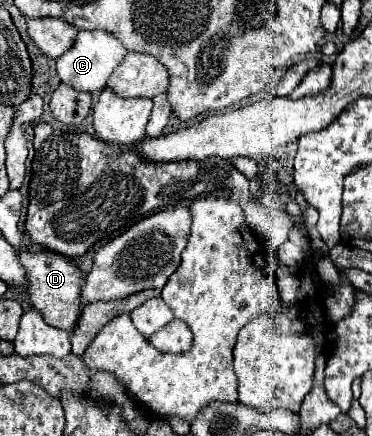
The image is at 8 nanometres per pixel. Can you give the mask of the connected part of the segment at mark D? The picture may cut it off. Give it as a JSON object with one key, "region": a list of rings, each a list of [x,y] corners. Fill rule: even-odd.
{"region":[[[20,248],[18,258],[22,268],[28,274],[26,292],[28,292],[30,304],[36,310],[40,310],[46,324],[52,324],[54,328],[62,328],[62,330],[72,330],[72,326],[76,326],[76,318],[80,316],[80,290],[84,284],[80,268],[72,260],[66,260],[64,256],[52,250]]]}

